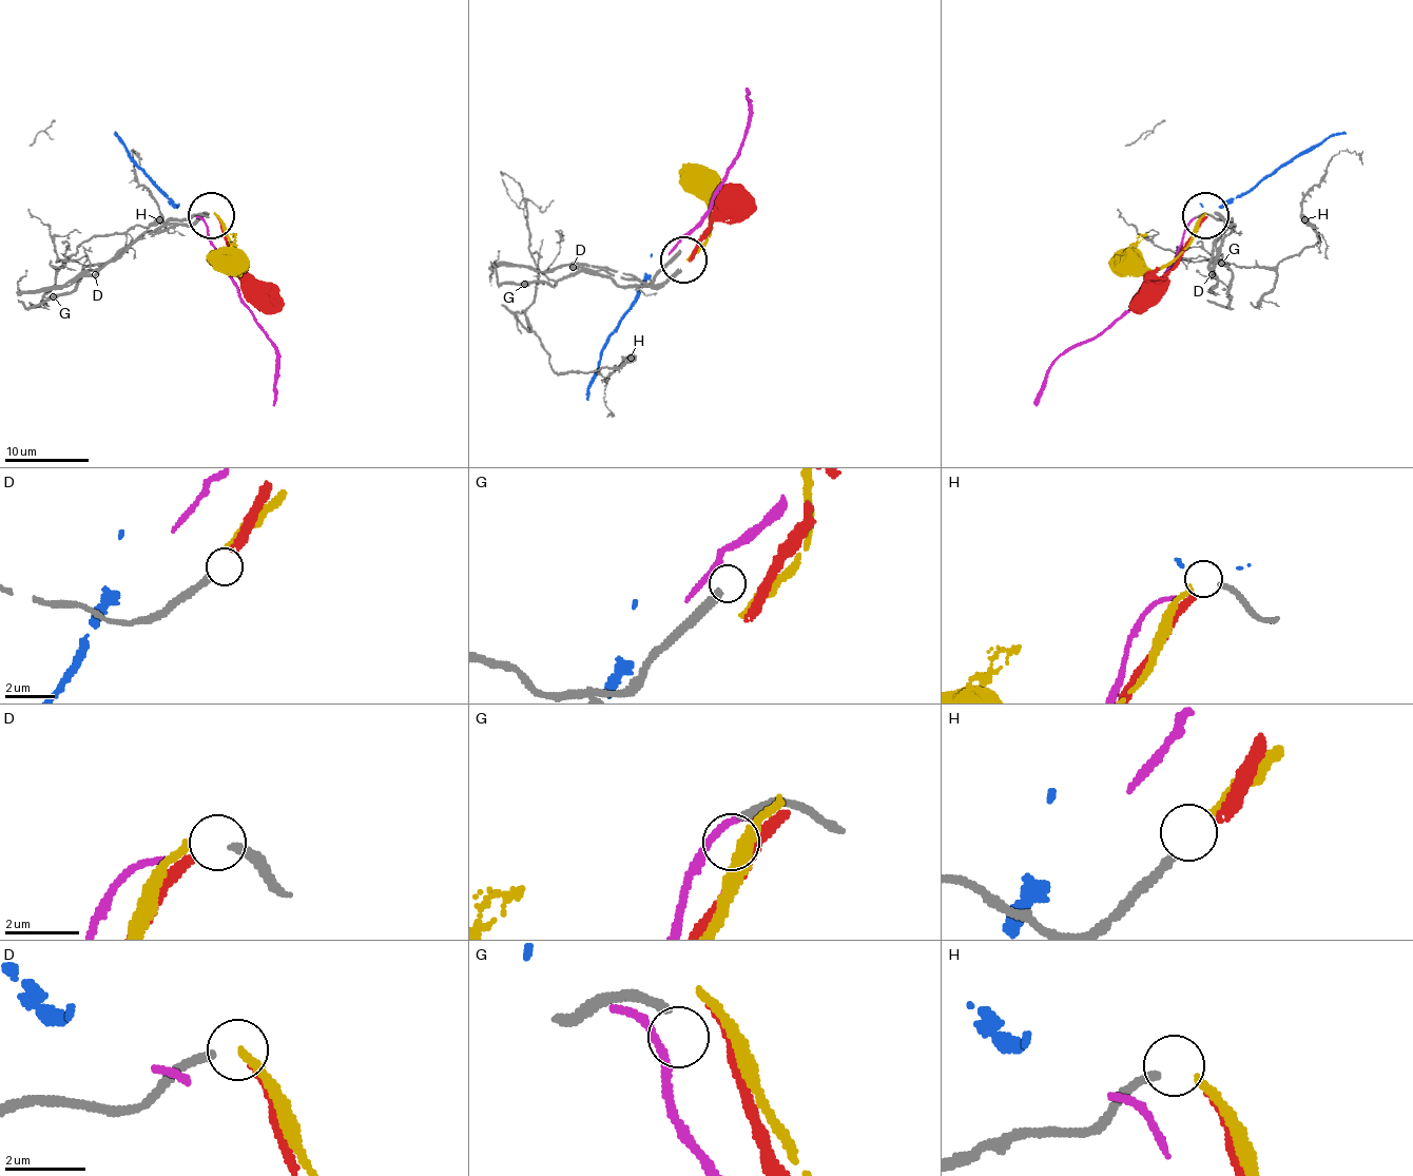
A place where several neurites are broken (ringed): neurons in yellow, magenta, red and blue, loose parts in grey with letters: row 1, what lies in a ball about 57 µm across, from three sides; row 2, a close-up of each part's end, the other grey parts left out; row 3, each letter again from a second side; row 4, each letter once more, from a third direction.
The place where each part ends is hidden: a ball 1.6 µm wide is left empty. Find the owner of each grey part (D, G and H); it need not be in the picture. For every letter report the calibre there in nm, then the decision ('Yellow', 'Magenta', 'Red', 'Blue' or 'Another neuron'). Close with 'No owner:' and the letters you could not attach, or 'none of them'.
D: Thickness 240 nm. Red
G: Thickness 260 nm. Another neuron
H: Thickness 220 nm. Yellow
No owner: G

